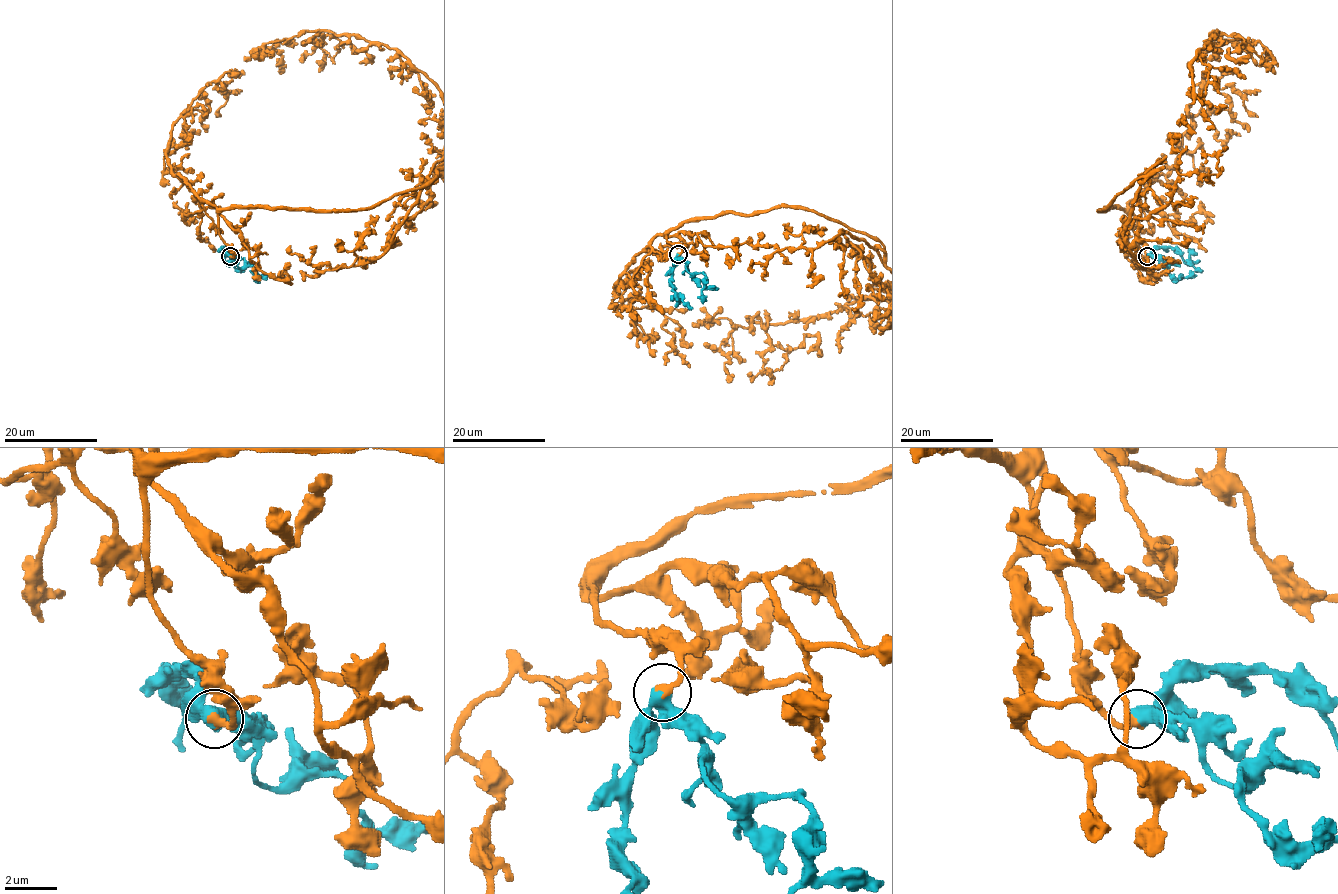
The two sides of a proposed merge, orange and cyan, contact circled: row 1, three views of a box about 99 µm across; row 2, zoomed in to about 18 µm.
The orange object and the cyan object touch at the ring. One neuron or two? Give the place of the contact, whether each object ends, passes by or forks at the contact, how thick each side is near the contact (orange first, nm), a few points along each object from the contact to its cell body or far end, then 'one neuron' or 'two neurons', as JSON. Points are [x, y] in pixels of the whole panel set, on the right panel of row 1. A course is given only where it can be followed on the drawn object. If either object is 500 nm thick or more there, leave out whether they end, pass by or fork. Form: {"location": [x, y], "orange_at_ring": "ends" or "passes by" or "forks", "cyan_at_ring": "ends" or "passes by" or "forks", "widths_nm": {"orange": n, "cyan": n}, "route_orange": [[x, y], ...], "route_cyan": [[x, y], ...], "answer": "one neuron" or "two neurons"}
{"location": [1147, 256], "orange_at_ring": "ends", "cyan_at_ring": "passes by", "widths_nm": {"orange": 300, "cyan": 460}, "route_cyan": [[1147, 255], [1153, 255], [1176, 278], [1196, 275]], "answer": "one neuron"}

